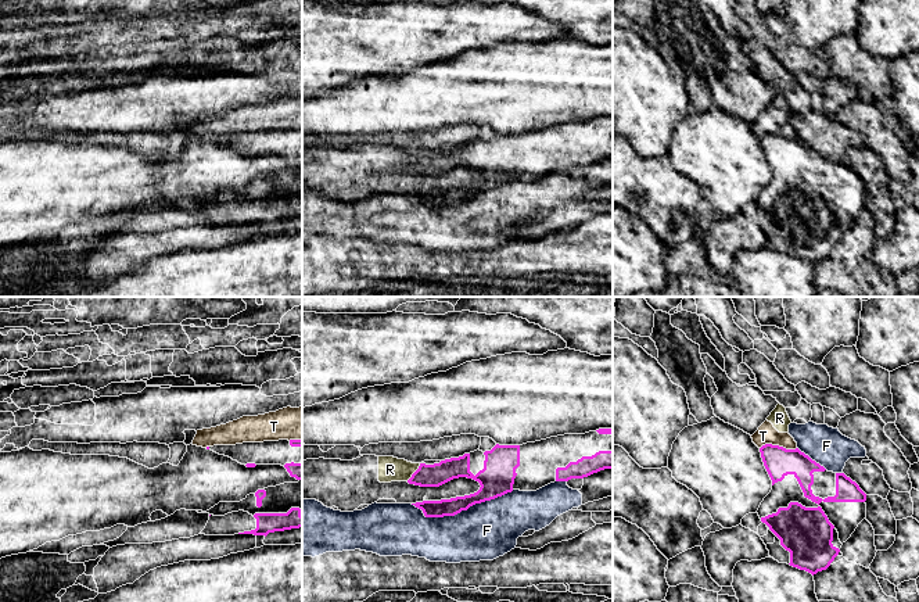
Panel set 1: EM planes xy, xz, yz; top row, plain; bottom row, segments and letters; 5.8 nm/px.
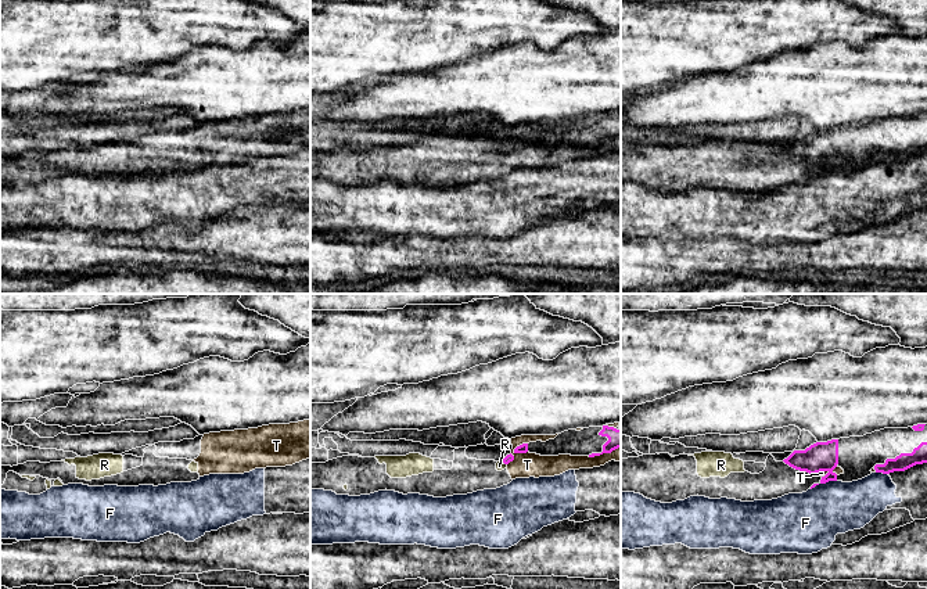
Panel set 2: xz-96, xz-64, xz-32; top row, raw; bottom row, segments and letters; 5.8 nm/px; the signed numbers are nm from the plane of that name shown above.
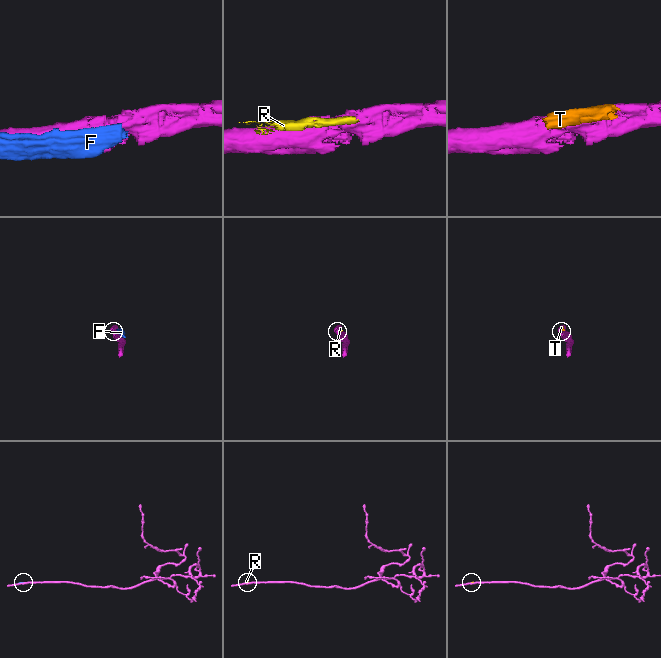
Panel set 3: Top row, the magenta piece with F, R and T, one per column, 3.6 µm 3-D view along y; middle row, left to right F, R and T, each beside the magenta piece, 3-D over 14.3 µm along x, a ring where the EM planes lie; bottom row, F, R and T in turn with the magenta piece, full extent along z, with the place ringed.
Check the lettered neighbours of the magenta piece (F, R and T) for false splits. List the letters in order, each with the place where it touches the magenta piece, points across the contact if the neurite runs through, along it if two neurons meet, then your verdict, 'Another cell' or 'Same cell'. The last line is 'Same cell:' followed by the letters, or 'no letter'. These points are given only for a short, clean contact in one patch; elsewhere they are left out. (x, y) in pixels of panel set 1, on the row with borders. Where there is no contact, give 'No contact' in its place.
F: Touches magenta at xz (460, 511). Another cell
R: Touches magenta at xz (415, 472). Another cell
T: Touches magenta at yz (778, 445). Another cell
Same cell: no letter

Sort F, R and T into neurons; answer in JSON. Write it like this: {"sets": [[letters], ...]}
{"sets": [["F"], ["R", "T"]]}

